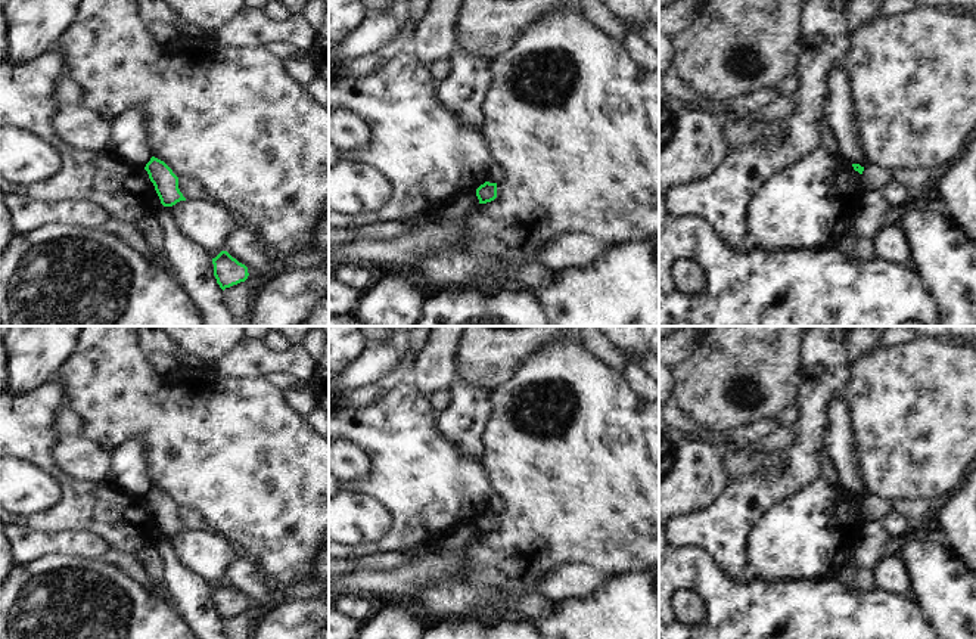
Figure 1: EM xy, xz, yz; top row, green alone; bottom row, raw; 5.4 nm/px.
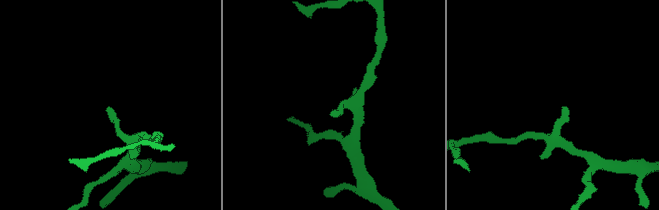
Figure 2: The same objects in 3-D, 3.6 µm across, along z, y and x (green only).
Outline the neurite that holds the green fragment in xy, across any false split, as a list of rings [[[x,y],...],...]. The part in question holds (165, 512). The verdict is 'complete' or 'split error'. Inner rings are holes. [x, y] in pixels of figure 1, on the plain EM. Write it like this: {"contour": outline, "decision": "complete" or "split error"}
{"contour": [[[152,487],[144,500],[164,537],[172,537],[180,531],[186,531],[178,519],[178,508],[164,491]]], "decision": "complete"}

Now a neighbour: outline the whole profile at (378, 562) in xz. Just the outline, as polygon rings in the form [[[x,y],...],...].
[[[389,552],[386,555],[373,555],[373,556],[363,556],[357,558],[357,570],[363,571],[385,571],[402,567],[407,564],[410,558],[404,552]]]

